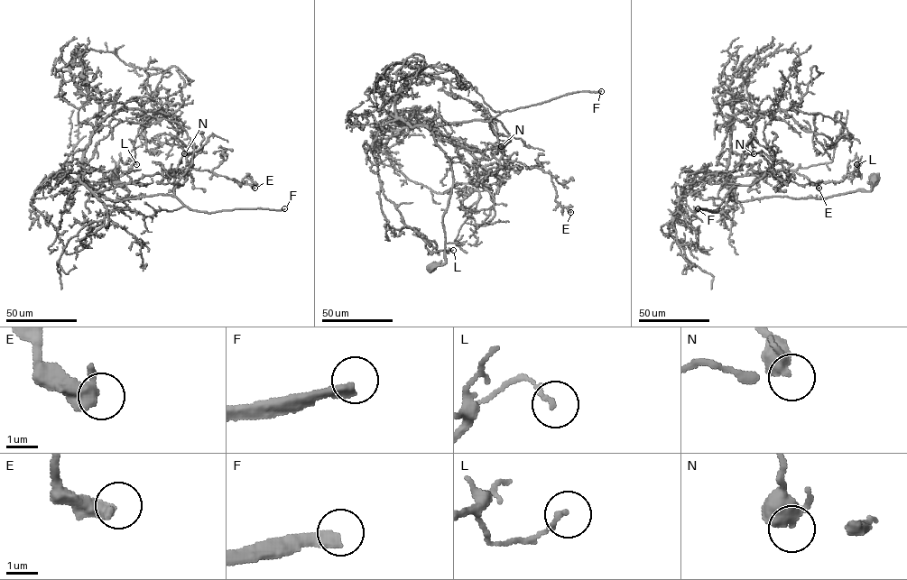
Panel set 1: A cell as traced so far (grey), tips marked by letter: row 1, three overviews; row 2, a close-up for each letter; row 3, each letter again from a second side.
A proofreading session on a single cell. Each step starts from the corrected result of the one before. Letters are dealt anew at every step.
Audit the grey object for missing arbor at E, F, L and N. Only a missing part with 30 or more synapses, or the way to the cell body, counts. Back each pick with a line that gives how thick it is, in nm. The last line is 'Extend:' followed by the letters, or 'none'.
F: calibre 360 nm
Extend: F

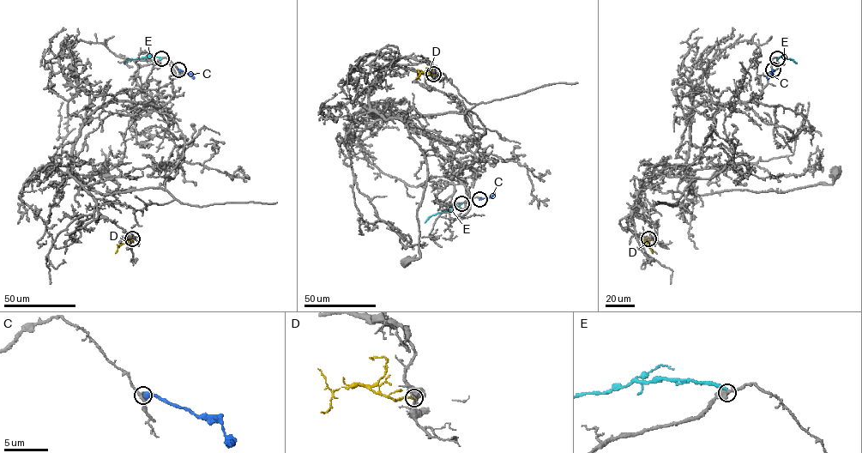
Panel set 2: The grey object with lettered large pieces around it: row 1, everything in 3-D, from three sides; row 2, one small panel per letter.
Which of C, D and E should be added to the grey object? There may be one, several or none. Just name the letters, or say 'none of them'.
none of them

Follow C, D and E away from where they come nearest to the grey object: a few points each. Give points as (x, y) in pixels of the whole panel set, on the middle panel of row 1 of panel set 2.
C: (479, 198), (491, 196), (494, 192)
D: (433, 74), (421, 72), (416, 78)
E: (461, 203), (430, 216), (424, 222)

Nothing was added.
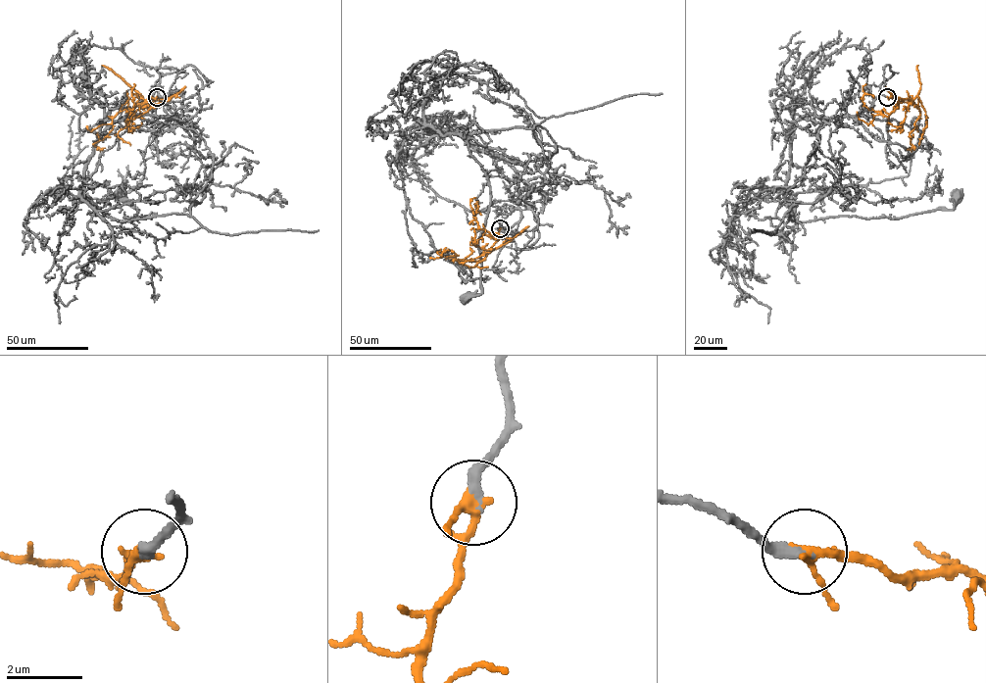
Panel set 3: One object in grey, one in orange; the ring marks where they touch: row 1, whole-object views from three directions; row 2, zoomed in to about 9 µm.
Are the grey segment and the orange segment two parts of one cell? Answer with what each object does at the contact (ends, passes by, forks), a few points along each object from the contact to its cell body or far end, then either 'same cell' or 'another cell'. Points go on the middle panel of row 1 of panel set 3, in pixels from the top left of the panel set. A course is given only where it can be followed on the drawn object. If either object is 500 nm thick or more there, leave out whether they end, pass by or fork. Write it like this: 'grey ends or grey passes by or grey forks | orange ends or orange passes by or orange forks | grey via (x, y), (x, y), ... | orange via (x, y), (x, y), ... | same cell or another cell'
grey ends | orange forks | grey via (500, 228), (517, 207), (517, 171), (453, 132), (425, 125), (462, 137), (490, 187), (481, 293), (465, 297) | orange via (500, 228), (490, 251), (514, 237), (495, 238), (481, 229), (474, 218), (477, 202), (477, 208) | another cell

